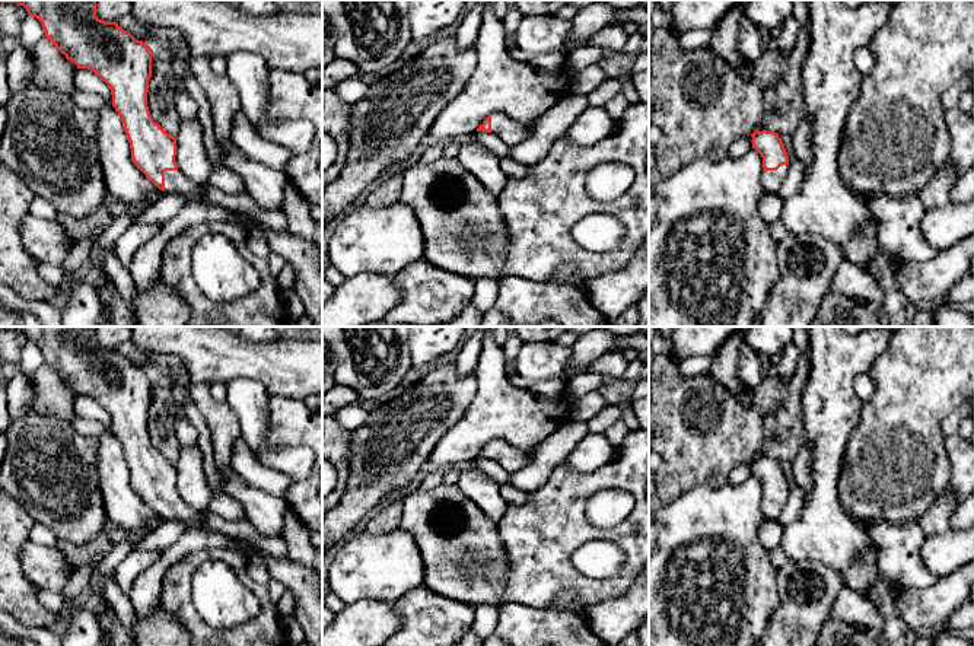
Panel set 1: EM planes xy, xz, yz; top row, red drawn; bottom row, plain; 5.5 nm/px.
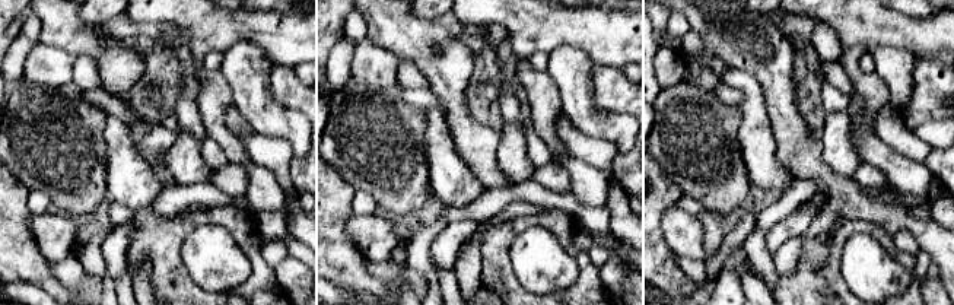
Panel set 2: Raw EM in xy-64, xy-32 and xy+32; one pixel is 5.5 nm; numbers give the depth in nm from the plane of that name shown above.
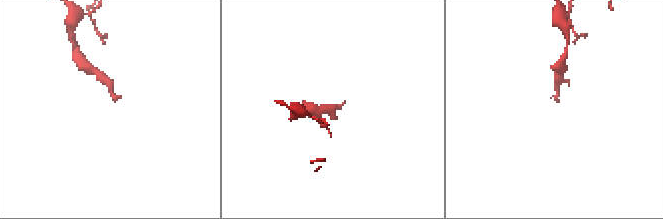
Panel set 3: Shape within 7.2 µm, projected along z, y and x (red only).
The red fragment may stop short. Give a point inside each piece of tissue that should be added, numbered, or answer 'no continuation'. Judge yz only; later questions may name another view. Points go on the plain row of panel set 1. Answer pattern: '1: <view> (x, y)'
1: yz (772, 506)

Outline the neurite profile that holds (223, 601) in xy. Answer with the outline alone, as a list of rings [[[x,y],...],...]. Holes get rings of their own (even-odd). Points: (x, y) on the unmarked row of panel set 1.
[[[204,561],[191,585],[197,612],[217,630],[238,627],[260,614],[260,599],[227,563]]]

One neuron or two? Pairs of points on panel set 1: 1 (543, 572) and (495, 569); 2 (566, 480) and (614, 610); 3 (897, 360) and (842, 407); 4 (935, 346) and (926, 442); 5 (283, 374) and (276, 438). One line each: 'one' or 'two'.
1: two
2: two
3: two
4: one
5: two

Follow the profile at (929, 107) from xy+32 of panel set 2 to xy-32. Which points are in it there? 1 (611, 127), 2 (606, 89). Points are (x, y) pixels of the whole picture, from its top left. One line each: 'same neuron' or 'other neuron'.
1: other neuron
2: same neuron

